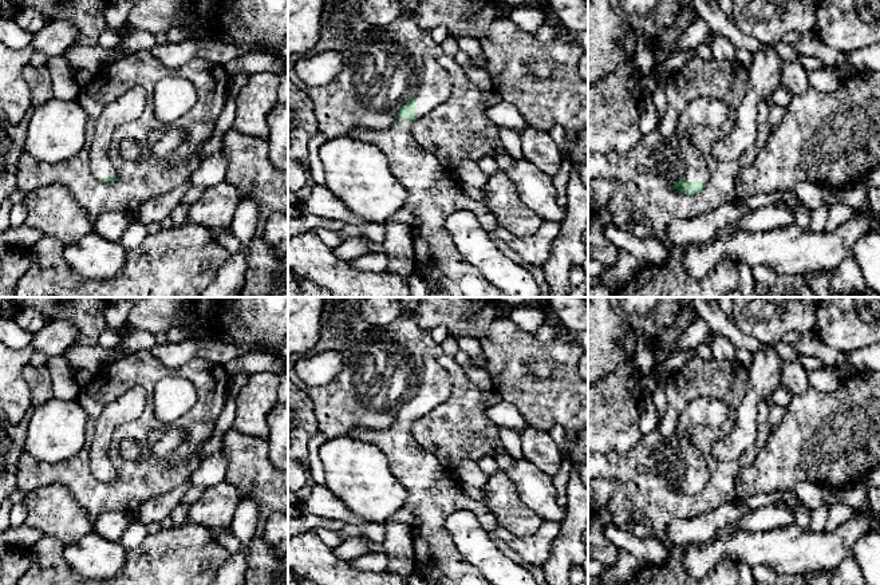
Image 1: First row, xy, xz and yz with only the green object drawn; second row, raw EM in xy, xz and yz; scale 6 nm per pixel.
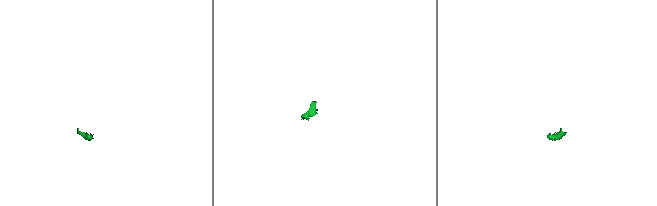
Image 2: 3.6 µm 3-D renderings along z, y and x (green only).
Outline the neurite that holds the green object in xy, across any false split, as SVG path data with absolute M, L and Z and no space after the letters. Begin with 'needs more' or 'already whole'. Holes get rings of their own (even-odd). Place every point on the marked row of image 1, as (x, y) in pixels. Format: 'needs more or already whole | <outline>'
needs more | M141 87L130 88L103 108L95 124L90 153L90 169L98 181L117 181L118 170L108 155L111 141L119 127L139 119L145 110L146 92Z

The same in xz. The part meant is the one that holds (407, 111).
needs more | M426 55L419 94L400 108L396 120L384 131L355 127L348 135L378 147L384 154L394 178L407 190L405 206L415 213L415 222L411 225L415 268L427 282L430 293L443 292L450 297L509 297L462 257L445 228L445 218L457 210L470 210L488 233L496 233L497 218L485 202L467 197L459 189L451 169L445 167L437 157L426 151L411 134L413 123L445 103L451 91L450 74L438 64L435 58Z

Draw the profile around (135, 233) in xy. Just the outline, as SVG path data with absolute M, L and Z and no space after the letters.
M134 218L123 232L119 244L129 252L138 248L147 236L146 226Z

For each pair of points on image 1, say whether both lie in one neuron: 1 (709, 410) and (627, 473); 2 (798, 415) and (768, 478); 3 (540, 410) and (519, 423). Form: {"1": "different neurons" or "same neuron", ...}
{"1": "different neurons", "2": "same neuron", "3": "different neurons"}

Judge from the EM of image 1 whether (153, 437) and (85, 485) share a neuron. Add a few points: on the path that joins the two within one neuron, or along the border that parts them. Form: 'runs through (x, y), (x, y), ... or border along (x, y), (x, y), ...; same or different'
border along (149, 431), (145, 438); different

